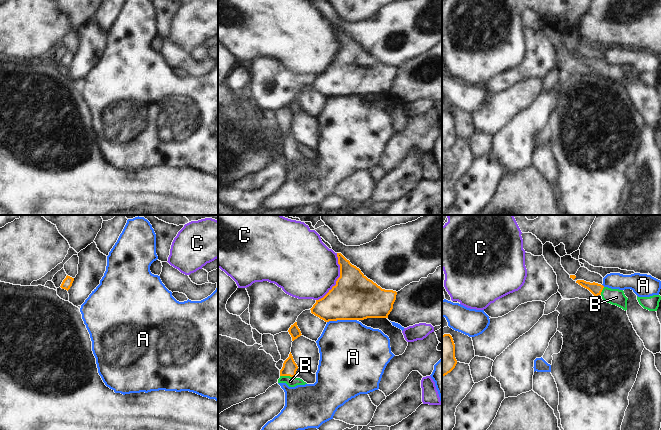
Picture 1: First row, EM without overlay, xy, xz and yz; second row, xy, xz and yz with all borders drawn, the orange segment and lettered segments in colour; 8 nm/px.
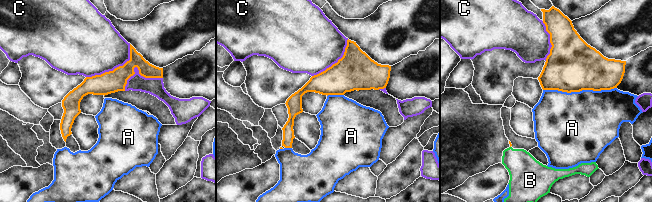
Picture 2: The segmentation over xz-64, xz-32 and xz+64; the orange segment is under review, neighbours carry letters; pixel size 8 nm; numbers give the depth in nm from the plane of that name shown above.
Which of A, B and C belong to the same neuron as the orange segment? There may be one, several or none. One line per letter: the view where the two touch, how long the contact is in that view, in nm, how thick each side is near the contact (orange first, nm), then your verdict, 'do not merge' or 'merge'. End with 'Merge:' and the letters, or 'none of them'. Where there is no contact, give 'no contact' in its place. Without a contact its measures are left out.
A: meets orange in xz; contact 240 nm long; 360 nm thick on the orange side, 460 nm on the other; do not merge
B: meets orange in xz; contact 130 nm long; 120 nm thick on the orange side, 80 nm on the other; merge
C: meets orange in xz; contact 420 nm long; 360 nm thick on the orange side, 460 nm on the other; do not merge
Merge: B

